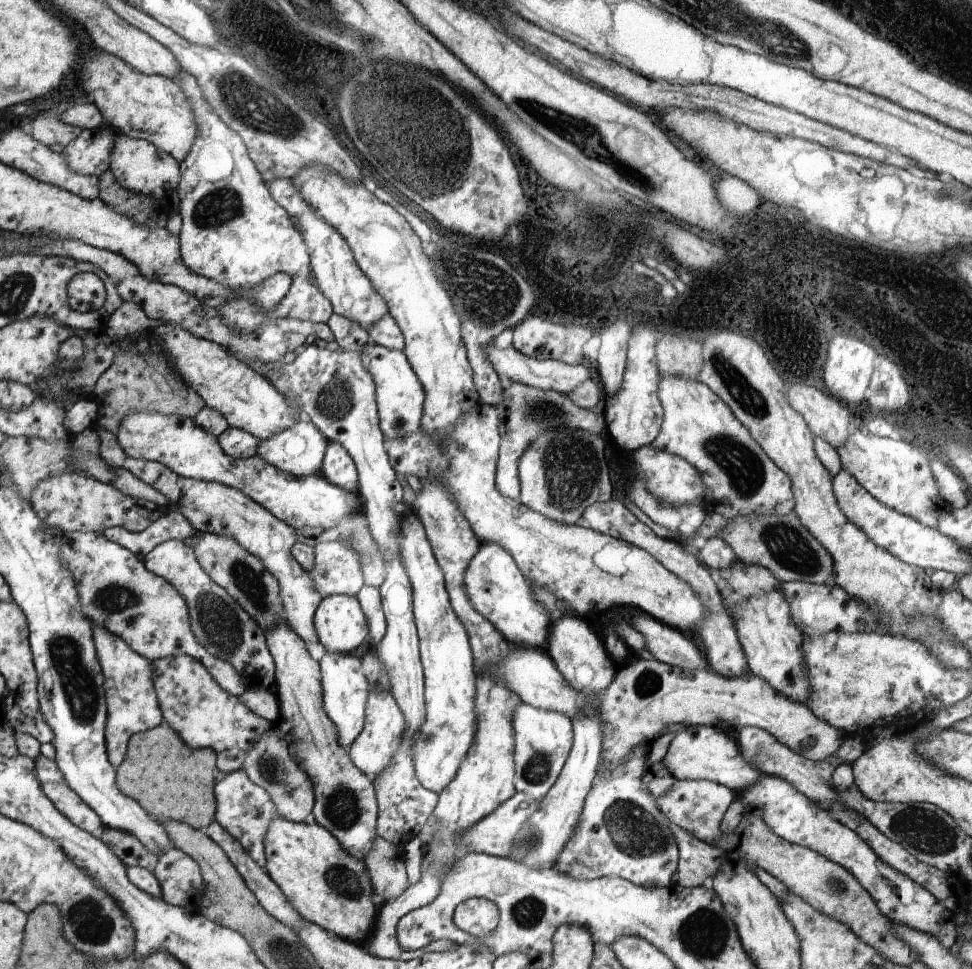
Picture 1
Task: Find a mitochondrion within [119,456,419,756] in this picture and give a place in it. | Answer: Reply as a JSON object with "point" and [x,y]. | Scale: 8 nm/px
{"point":[216,621]}

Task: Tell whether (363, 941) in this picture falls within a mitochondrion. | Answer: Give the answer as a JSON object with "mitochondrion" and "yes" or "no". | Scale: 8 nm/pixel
{"mitochondrion":"no"}

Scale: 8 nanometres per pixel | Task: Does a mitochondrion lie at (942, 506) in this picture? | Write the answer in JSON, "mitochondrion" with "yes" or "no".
{"mitochondrion":"no"}

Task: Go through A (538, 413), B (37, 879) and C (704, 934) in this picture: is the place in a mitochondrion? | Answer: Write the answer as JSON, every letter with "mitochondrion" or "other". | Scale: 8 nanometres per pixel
{"A":"mitochondrion","B":"other","C":"mitochondrion"}

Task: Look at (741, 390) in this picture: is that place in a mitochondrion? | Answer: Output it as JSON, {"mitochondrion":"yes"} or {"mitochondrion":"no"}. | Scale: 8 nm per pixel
{"mitochondrion":"yes"}

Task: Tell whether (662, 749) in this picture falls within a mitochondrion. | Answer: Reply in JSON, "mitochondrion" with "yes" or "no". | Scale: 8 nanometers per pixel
{"mitochondrion":"no"}

